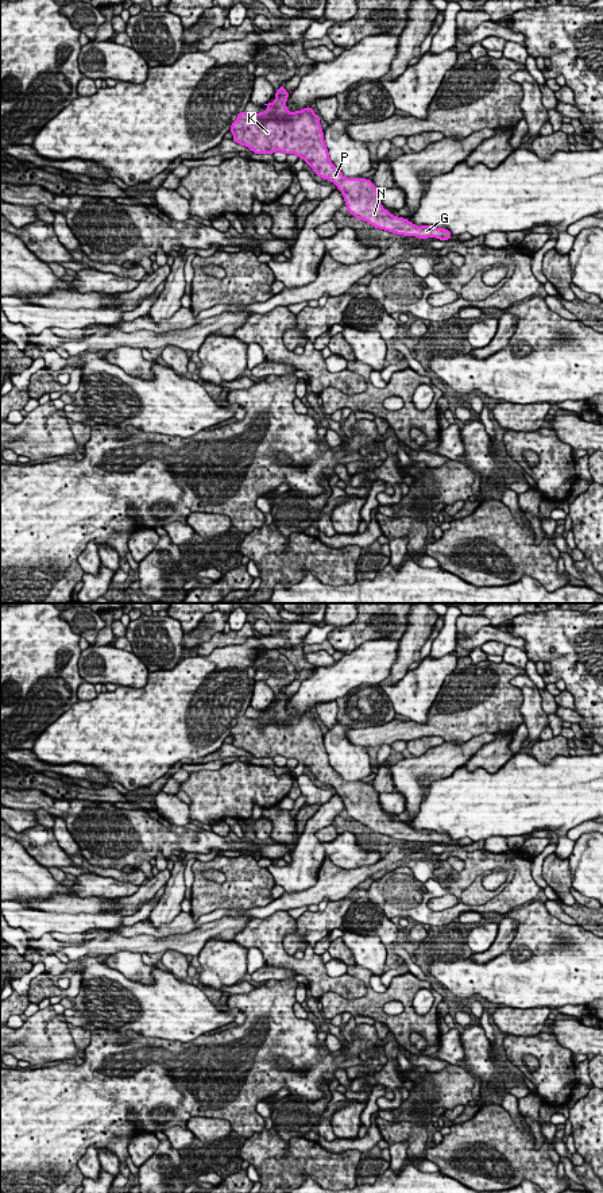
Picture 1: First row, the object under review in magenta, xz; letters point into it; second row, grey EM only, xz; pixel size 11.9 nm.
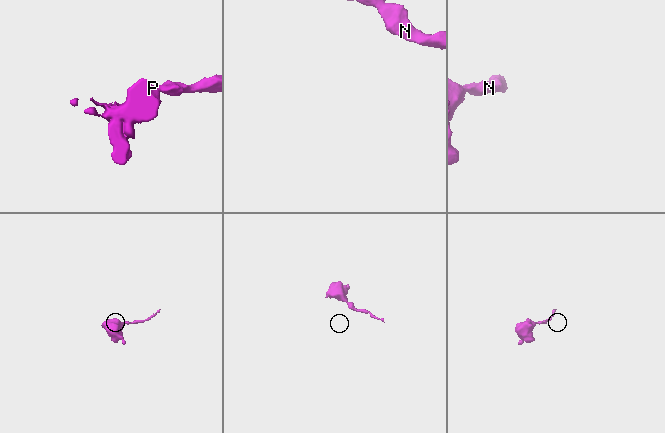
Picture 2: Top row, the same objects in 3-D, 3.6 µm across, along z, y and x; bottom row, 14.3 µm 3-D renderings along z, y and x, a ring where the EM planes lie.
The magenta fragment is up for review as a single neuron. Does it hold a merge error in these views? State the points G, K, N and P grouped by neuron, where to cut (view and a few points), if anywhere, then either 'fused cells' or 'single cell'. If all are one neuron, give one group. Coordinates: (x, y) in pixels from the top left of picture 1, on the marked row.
G K N P; no cut; single cell

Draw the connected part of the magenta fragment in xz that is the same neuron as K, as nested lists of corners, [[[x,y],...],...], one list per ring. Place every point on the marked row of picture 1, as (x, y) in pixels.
[[[282,85],[275,93],[274,103],[260,113],[240,112],[231,126],[232,140],[252,150],[255,154],[272,154],[282,151],[302,158],[314,173],[337,185],[344,196],[348,213],[364,220],[379,229],[397,235],[417,236],[420,239],[437,238],[449,240],[452,233],[445,228],[429,225],[417,227],[407,219],[393,216],[386,211],[372,181],[366,178],[345,178],[331,162],[324,142],[320,117],[310,107],[289,112],[286,100],[290,93]]]

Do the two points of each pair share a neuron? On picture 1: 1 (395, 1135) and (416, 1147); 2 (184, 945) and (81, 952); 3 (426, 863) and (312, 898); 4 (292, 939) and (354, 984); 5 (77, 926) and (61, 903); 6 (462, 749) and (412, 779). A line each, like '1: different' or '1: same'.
1: same
2: same
3: same
4: different
5: different
6: same

